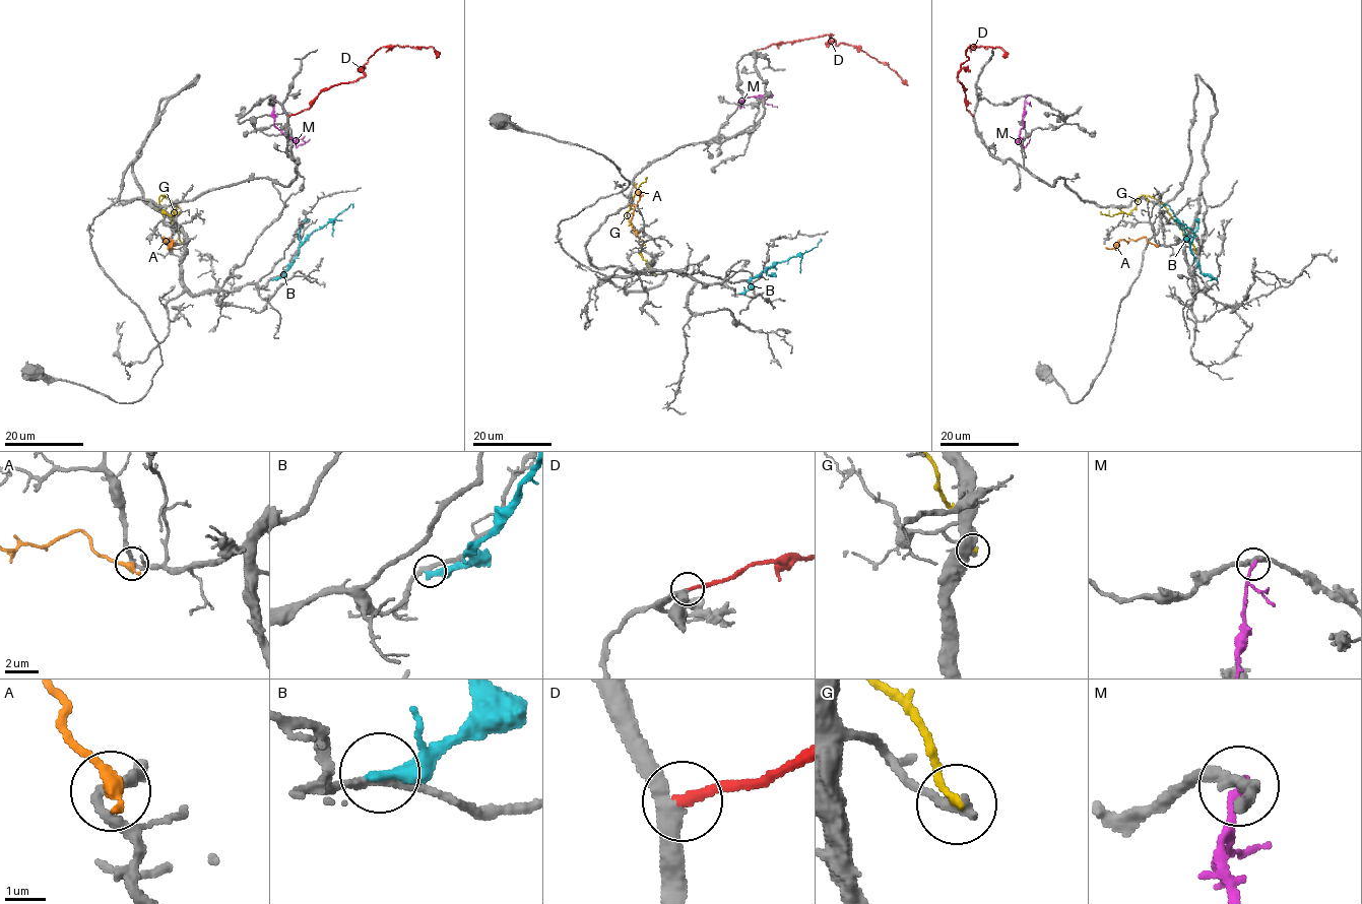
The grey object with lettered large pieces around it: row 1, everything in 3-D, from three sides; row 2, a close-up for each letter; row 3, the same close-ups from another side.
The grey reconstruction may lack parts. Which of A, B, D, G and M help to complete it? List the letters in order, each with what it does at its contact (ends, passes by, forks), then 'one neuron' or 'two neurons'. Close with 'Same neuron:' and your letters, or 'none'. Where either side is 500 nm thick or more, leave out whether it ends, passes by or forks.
A: it ends there; two neurons
B: it ends there; two neurons
D: it ends there; one neuron
G: it ends there; two neurons
M: it ends there; two neurons
Same neuron: D

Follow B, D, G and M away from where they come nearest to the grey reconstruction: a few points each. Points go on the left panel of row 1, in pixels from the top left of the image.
B: (272, 278), (278, 278), (284, 272), (300, 245), (313, 232), (331, 222), (351, 203), (352, 207)
D: (288, 116), (308, 108), (323, 90), (363, 77), (363, 67), (382, 47), (432, 47), (439, 57)
G: (187, 253), (174, 226), (176, 204), (161, 195), (158, 204), (163, 213), (171, 216), (179, 211)
M: (273, 97), (273, 124), (297, 146), (309, 138)

